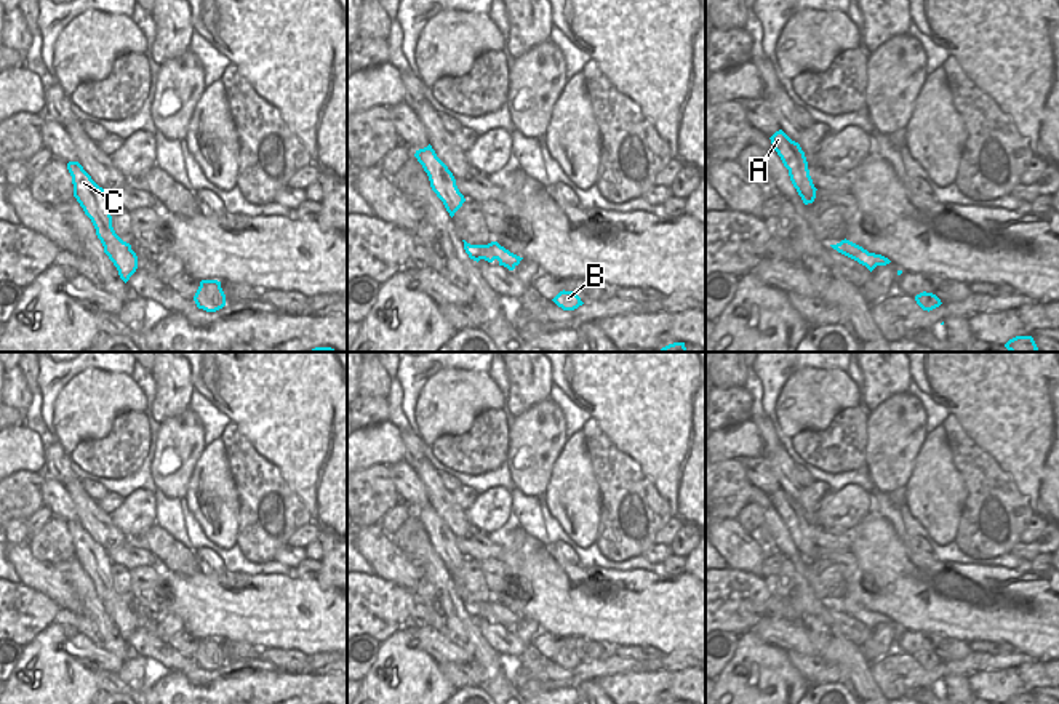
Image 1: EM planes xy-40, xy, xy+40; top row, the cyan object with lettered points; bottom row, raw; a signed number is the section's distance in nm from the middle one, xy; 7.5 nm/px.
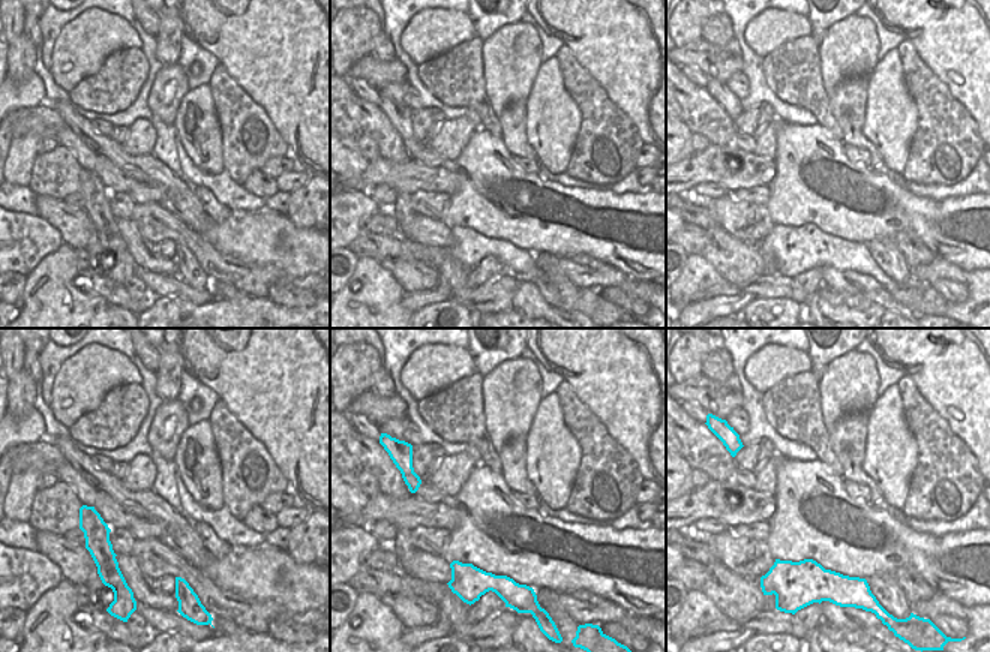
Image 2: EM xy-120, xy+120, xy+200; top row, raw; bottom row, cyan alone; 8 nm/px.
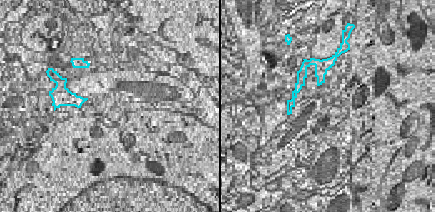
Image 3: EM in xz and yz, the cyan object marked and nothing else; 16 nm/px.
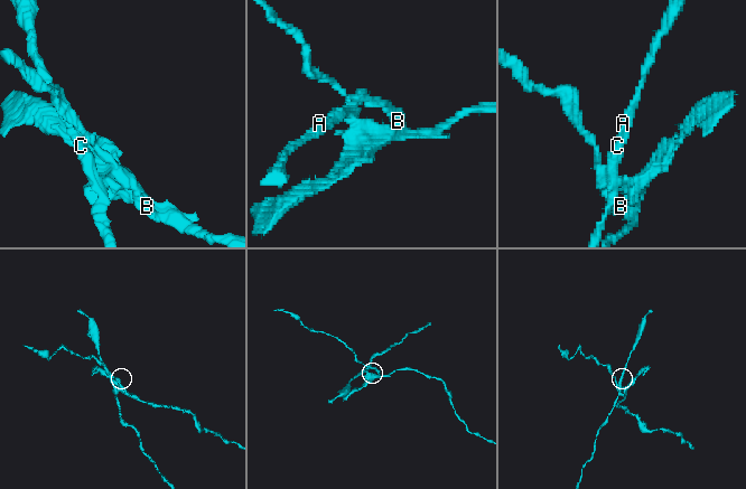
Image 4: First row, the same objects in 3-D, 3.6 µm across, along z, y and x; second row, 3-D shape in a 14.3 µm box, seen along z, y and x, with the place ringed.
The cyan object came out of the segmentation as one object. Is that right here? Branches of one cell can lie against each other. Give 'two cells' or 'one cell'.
two cells

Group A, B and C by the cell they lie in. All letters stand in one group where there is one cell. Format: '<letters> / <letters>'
A C / B

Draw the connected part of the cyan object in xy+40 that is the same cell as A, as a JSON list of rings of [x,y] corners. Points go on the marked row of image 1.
[[[782,130],[776,131],[769,139],[784,166],[789,170],[790,181],[803,203],[813,203],[817,189],[809,176],[808,162],[800,144],[792,141]]]

